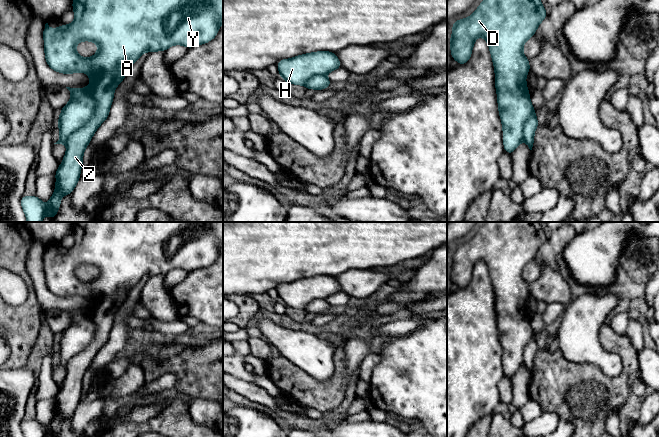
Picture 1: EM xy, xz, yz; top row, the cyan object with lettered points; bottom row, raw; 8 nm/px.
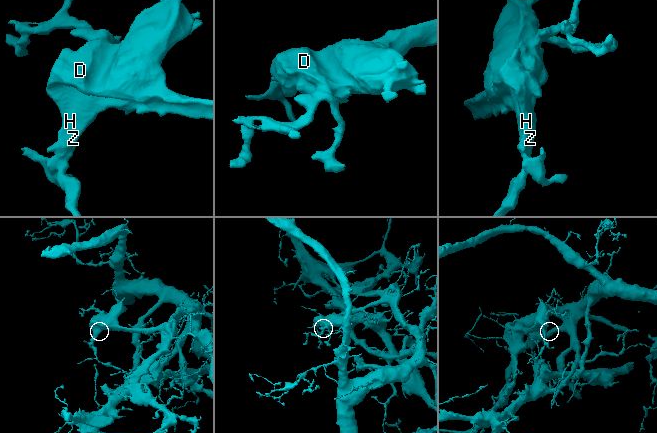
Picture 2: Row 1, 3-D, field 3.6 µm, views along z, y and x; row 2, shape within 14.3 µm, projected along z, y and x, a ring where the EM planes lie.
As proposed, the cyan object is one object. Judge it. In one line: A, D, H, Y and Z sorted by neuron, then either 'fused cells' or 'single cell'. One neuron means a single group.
A D H Y / Z | fused cells

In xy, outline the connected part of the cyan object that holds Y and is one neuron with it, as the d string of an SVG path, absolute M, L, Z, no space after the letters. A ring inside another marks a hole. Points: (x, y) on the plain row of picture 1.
M74 222L72 231L75 239L75 243L72 248L63 248L61 251L55 253L50 253L48 247L45 248L43 254L45 282L49 291L54 295L67 299L71 299L74 296L84 296L89 300L91 307L96 298L101 296L111 296L120 289L130 291L145 275L148 275L149 277L155 275L166 275L169 271L177 268L183 269L187 272L192 272L200 268L208 267L216 261L219 251L223 247L223 222ZM80 265L94 266L98 270L98 276L90 282L83 282L79 280L76 275L76 269Z

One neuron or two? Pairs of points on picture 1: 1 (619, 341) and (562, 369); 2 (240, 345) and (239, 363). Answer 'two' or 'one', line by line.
1: one
2: one

